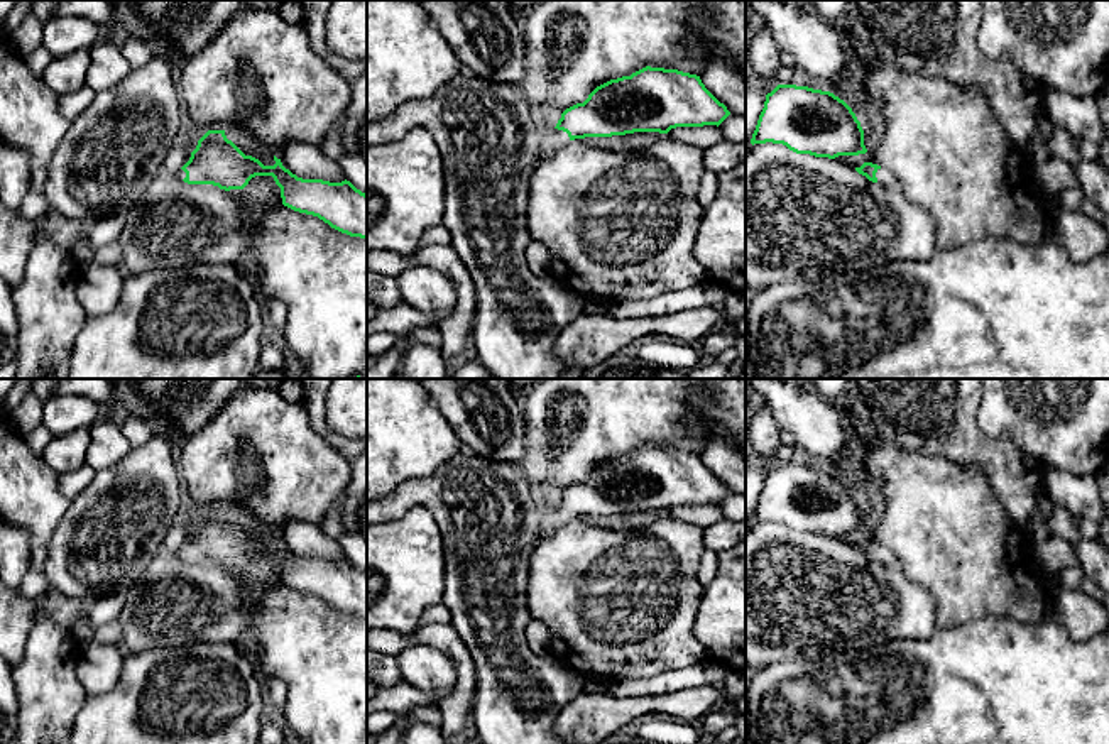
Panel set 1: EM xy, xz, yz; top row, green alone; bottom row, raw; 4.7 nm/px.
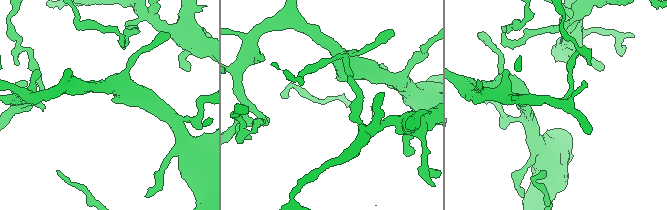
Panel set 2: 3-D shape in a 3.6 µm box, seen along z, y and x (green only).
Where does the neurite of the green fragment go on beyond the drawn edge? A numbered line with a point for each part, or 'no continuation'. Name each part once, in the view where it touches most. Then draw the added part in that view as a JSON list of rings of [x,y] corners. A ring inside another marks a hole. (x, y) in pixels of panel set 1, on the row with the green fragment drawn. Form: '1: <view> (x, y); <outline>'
1: xz (550, 144); [[[554,129],[553,137],[544,137],[541,142],[539,162],[548,159],[558,147],[570,142],[566,132]]]

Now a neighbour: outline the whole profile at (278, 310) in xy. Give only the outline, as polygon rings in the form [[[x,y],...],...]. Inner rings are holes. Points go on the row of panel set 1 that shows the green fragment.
[[[270,301],[269,303],[269,318],[270,318],[270,323],[276,328],[282,328],[284,330],[284,326],[286,326],[286,315],[287,315],[287,308],[286,308],[284,301]]]

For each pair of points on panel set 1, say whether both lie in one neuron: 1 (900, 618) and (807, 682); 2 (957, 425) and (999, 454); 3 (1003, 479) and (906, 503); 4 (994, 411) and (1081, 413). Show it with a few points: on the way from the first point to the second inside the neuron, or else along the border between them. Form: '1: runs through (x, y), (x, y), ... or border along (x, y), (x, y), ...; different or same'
1: border along (890, 641), (857, 650), (830, 651), (812, 660); different
2: runs through (967, 435), (989, 454); same
3: border along (956, 462), (976, 465), (993, 494), (1011, 516); different
4: runs through (1016, 413), (1059, 415); same

